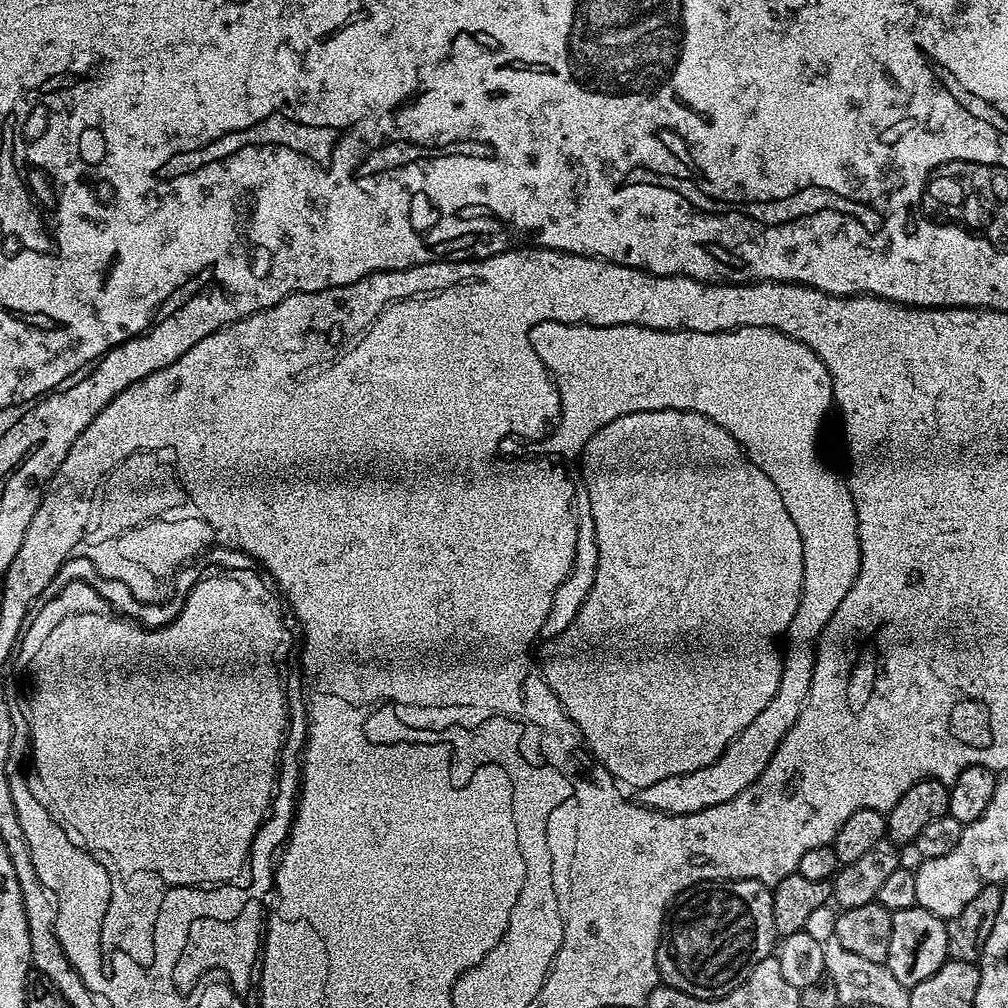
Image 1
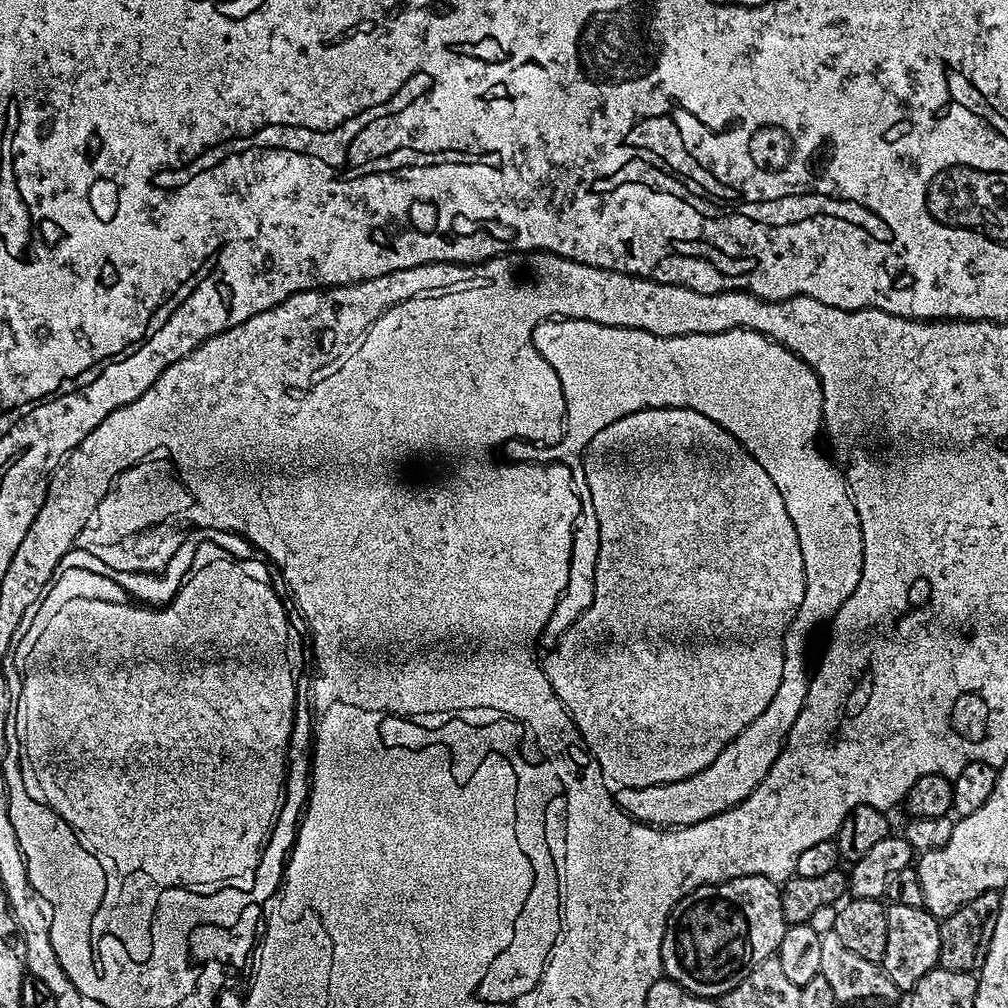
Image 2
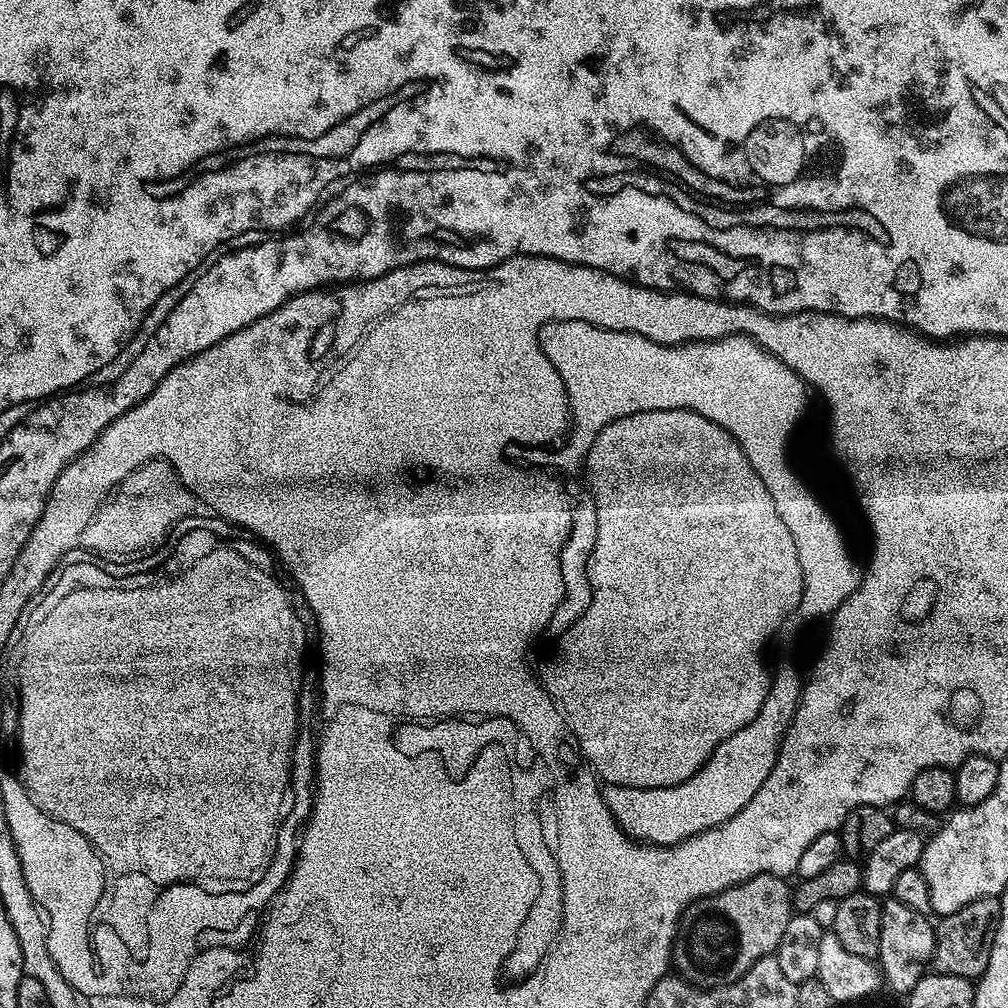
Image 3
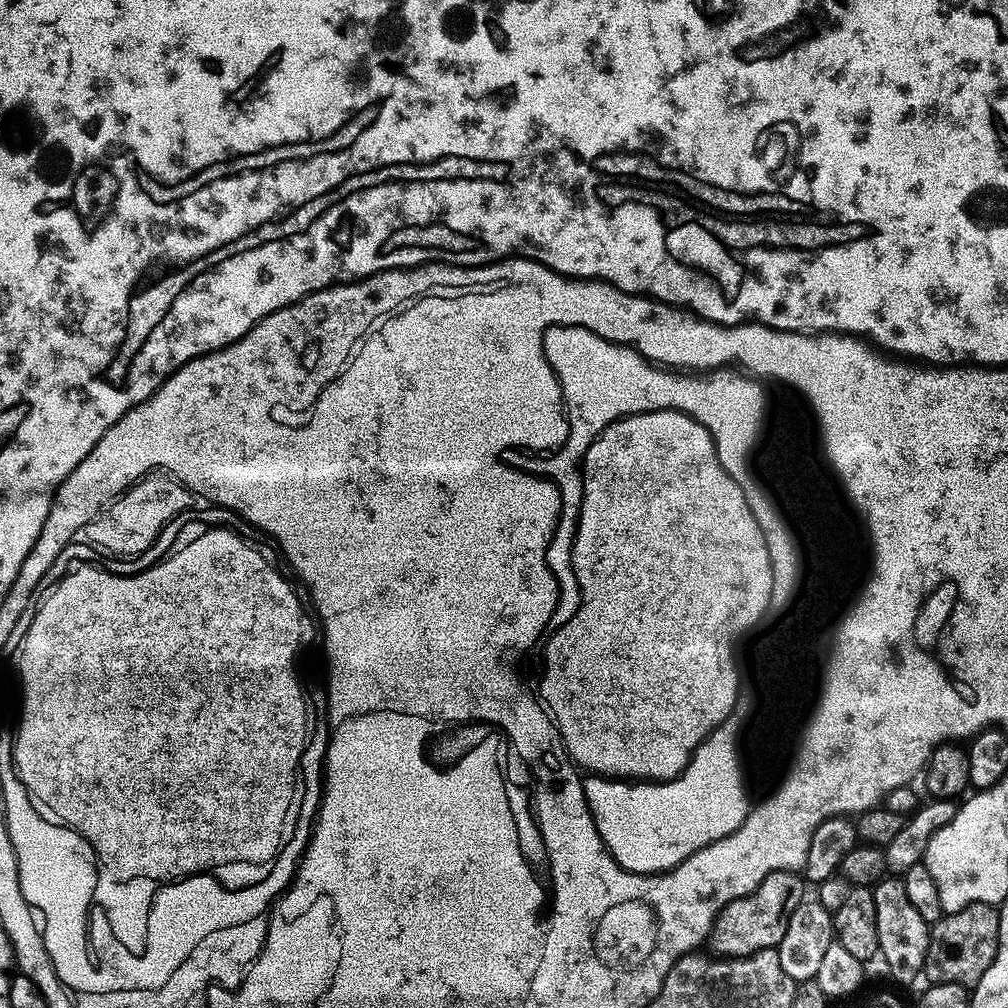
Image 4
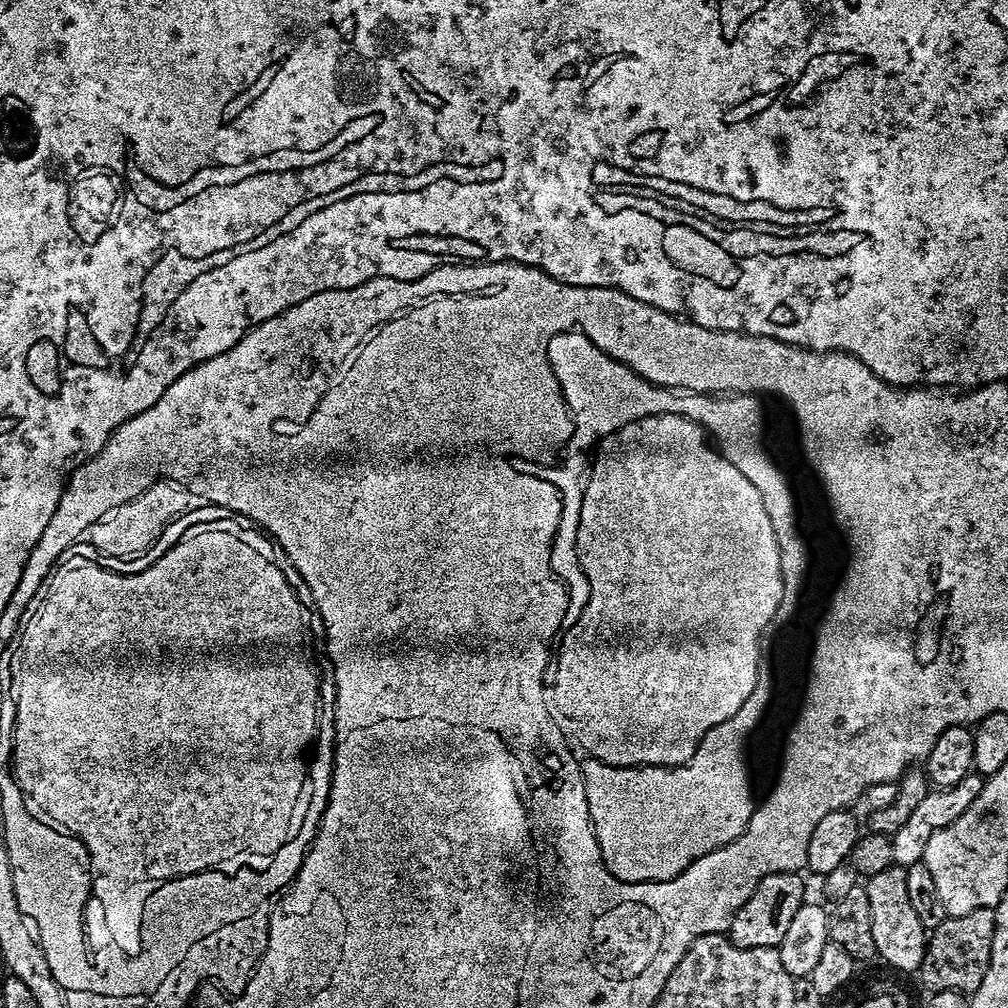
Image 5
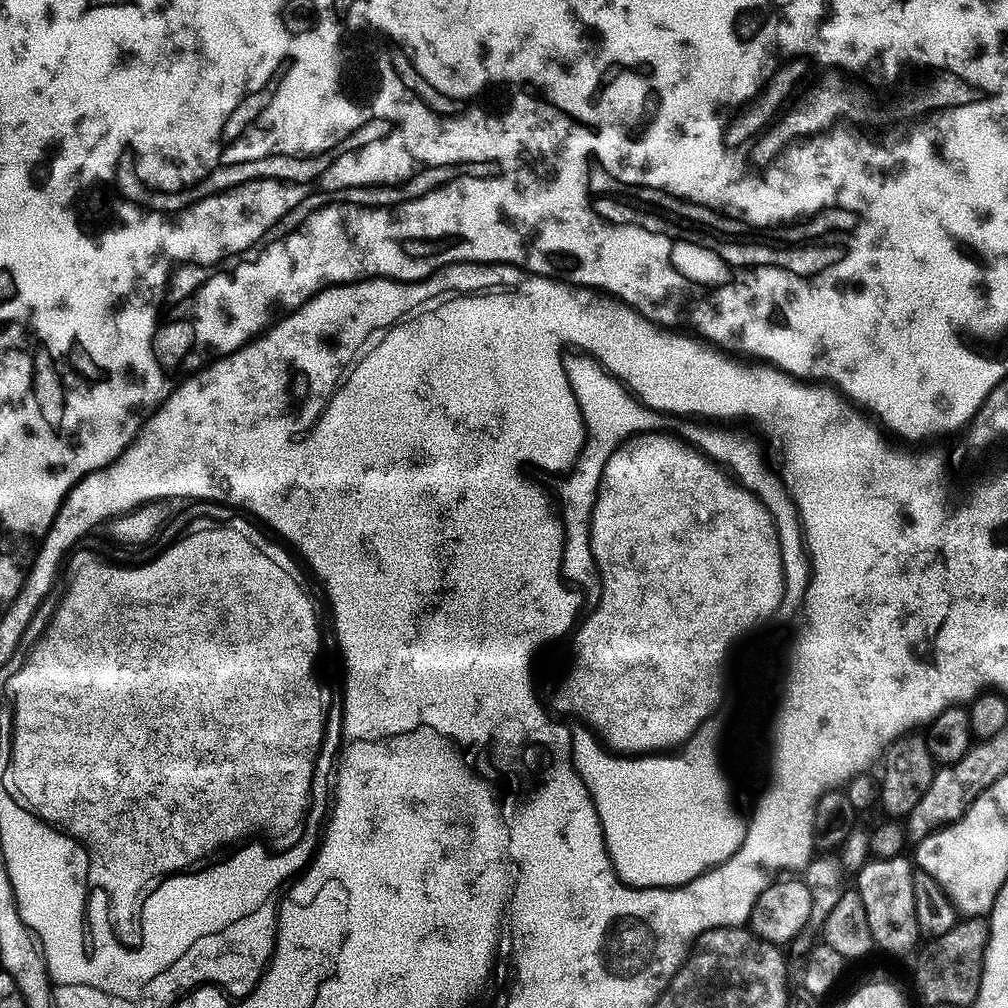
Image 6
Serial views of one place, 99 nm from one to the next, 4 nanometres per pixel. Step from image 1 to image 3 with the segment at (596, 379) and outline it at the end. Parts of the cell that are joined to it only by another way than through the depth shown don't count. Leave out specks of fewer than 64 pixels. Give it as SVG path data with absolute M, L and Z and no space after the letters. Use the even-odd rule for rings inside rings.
M562 319L543 324L539 337L540 348L544 351L544 356L550 358L555 379L562 391L568 395L570 424L576 427L570 432L573 441L590 442L610 422L639 412L686 408L689 412L702 414L710 422L722 426L740 443L740 448L747 454L753 470L760 475L766 490L772 496L782 522L786 522L798 556L854 554L847 539L820 540L820 536L812 532L812 516L792 516L792 508L788 508L788 488L796 488L796 484L792 484L792 476L784 472L784 460L780 460L780 448L784 448L784 435L788 432L792 420L800 416L804 404L804 390L800 389L800 386L804 381L797 382L796 376L792 376L790 366L786 366L784 361L769 354L750 337L727 336L721 340L702 340L669 346L650 342L650 338L642 338L633 332L599 328L584 320ZM771 686L768 696L764 700L762 710L746 726L726 738L710 754L703 767L688 778L686 782L675 784L669 788L627 788L626 785L604 784L602 790L602 803L608 807L610 814L629 838L651 844L653 846L671 846L689 840L692 836L702 834L711 828L717 828L722 822L734 818L754 794L766 782L770 770L774 770L776 757L780 755L780 742L784 739L788 728L792 725L794 715L792 709L794 701L794 688L791 686Z

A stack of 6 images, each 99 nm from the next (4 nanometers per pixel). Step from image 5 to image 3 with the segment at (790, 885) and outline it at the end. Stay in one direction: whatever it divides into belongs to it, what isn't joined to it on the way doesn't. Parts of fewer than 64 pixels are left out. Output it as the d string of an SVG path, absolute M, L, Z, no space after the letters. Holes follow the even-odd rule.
M768 872L758 874L733 888L722 890L705 900L698 900L686 909L674 945L675 971L686 980L701 986L715 986L729 980L737 980L754 962L763 956L775 953L782 942L782 934L786 934L786 922L794 915L794 892L789 881L782 876L772 876Z

